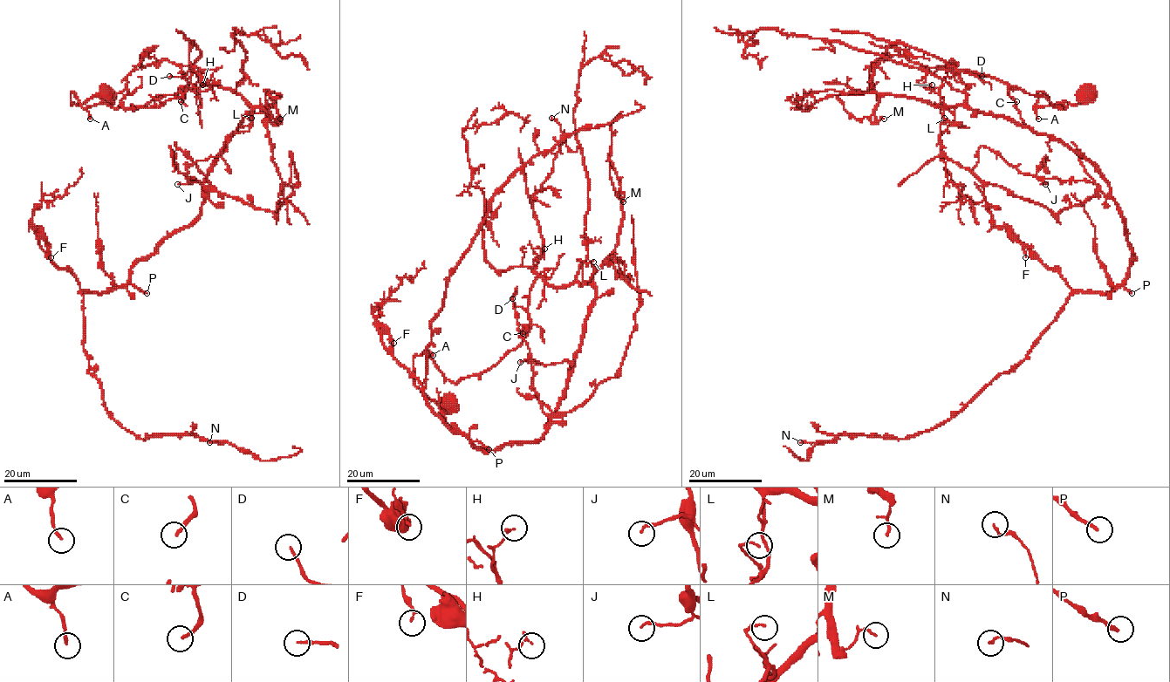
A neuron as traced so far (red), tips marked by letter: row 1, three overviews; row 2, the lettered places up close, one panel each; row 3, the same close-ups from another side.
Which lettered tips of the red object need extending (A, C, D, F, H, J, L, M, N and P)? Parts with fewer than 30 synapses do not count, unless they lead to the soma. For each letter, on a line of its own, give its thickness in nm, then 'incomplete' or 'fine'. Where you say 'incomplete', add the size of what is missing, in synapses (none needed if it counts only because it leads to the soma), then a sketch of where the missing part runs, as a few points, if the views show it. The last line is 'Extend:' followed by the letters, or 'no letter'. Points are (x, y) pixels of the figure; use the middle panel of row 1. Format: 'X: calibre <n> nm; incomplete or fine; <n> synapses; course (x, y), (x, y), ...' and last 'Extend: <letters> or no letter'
A: calibre 140 nm; fine
C: calibre 180 nm; fine
D: calibre 150 nm; fine
F: calibre 160 nm; fine
H: calibre 120 nm; fine
J: calibre 170 nm; fine
L: calibre 130 nm; fine
M: calibre 80 nm; fine
N: calibre 120 nm; fine
P: calibre 200 nm; fine
Extend: no letter

